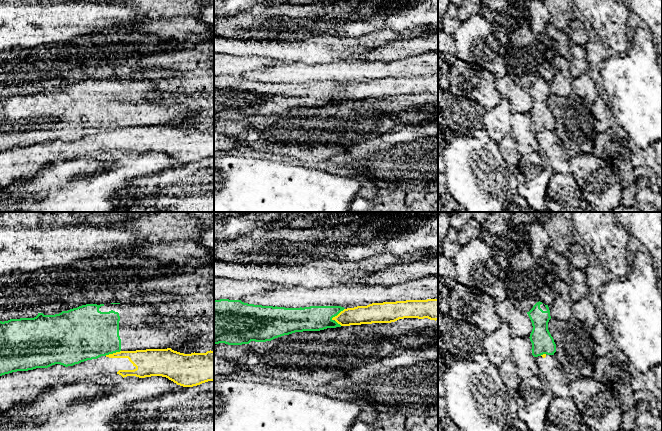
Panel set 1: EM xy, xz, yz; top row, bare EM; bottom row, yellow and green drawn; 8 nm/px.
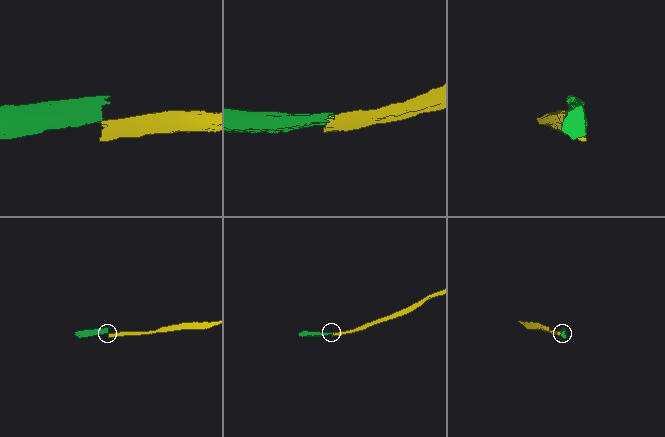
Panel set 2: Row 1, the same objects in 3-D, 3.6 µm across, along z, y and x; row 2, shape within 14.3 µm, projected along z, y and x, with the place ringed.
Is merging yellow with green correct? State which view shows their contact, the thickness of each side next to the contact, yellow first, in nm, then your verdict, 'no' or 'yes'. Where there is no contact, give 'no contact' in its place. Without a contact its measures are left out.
xz | 150/200 nm | no

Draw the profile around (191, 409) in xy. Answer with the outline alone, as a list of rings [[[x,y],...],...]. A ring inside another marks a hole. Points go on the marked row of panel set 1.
[[[214,381],[126,407],[117,417],[116,431],[214,431]]]

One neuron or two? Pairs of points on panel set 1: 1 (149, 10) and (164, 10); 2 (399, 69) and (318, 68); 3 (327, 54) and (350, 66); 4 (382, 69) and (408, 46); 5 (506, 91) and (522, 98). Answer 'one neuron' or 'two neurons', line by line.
1: one neuron
2: one neuron
3: two neurons
4: two neurons
5: one neuron

